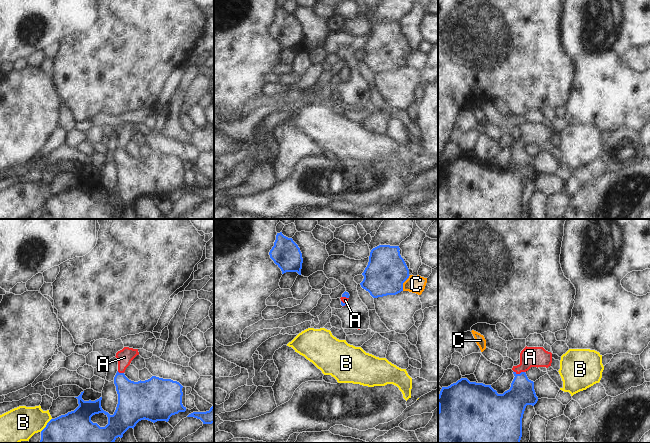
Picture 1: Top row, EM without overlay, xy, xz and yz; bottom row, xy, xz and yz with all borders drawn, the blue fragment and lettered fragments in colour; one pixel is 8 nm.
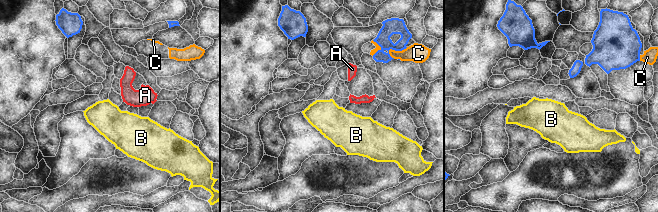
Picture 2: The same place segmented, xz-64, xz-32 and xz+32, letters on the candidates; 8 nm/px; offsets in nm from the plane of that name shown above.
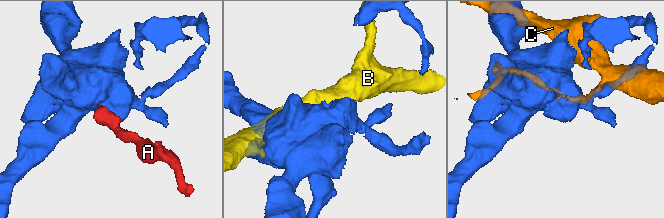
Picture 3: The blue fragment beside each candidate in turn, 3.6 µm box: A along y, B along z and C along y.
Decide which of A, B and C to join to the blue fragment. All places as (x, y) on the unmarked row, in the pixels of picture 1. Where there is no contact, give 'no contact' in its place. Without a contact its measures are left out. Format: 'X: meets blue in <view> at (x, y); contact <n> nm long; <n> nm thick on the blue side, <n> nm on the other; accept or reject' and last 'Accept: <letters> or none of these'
A: meets blue in yz at (520, 149); contact 90 nm long; 220 nm thick on the blue side, 160 nm on the other; accept
B: meets blue in xy at (46, 201); contact 140 nm long; 460 nm thick on the blue side, 280 nm on the other; reject
C: meets blue in xz at (403, 58); contact 140 nm long; 320 nm thick on the blue side, 140 nm on the other; reject
Accept: A

